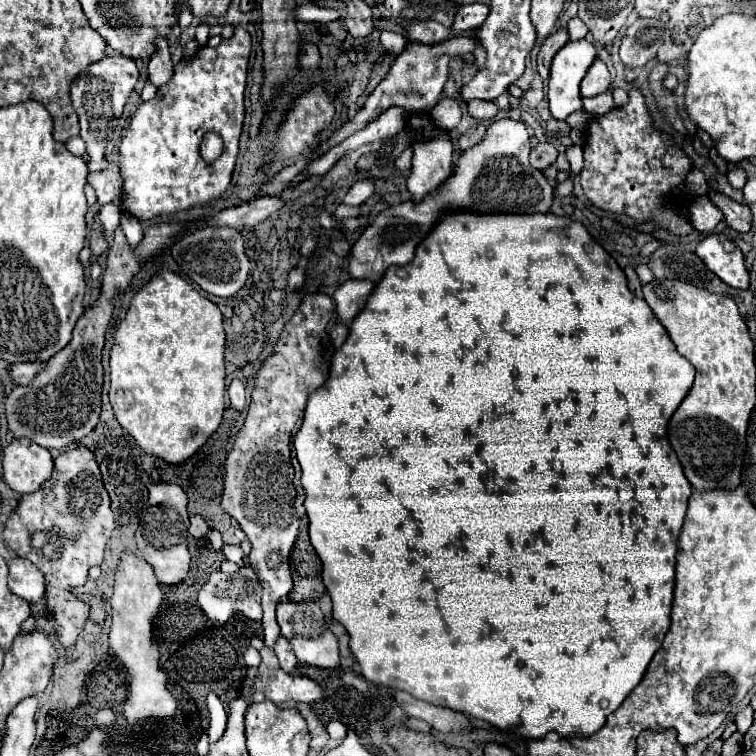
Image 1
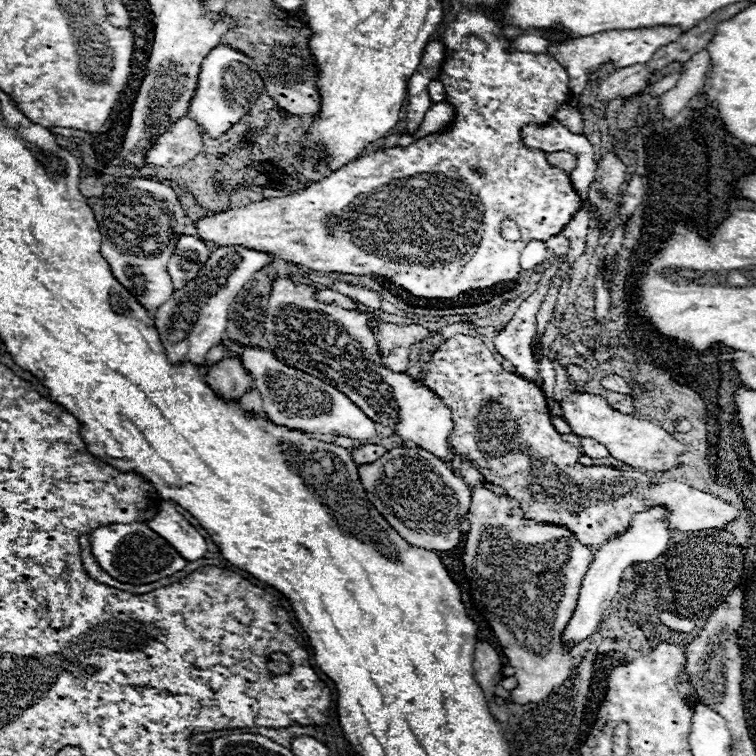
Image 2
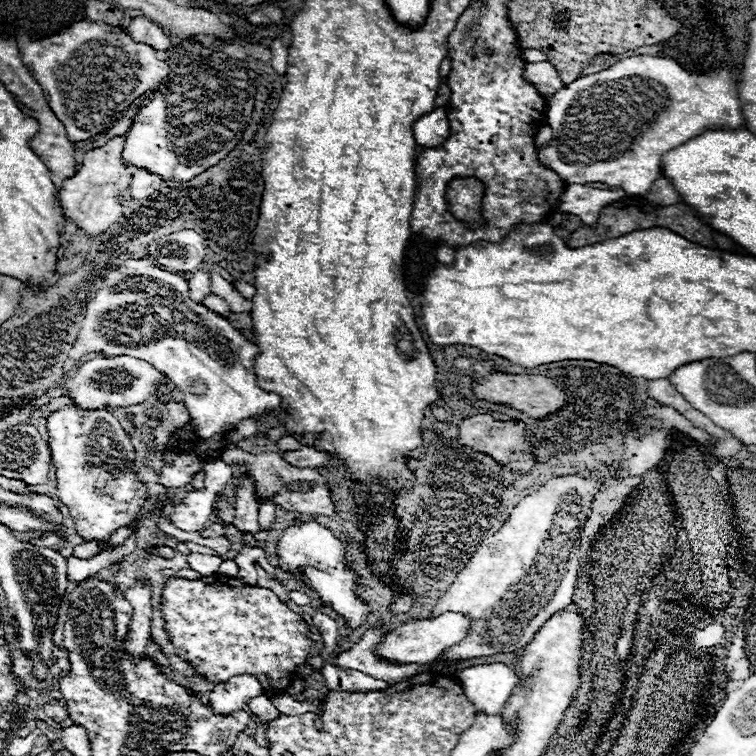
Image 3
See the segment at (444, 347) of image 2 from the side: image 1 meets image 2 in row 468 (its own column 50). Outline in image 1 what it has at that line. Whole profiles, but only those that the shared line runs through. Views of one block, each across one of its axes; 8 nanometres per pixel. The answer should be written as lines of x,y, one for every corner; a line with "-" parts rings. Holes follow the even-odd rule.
84,446
66,450
54,460
54,474
34,494
22,496
20,504
8,518
4,540
20,556
38,566
46,578
46,614
54,620
56,642
72,648
82,632
90,606
78,600
72,590
84,586
88,570
102,564
104,546
114,530
110,498
104,490
96,458

